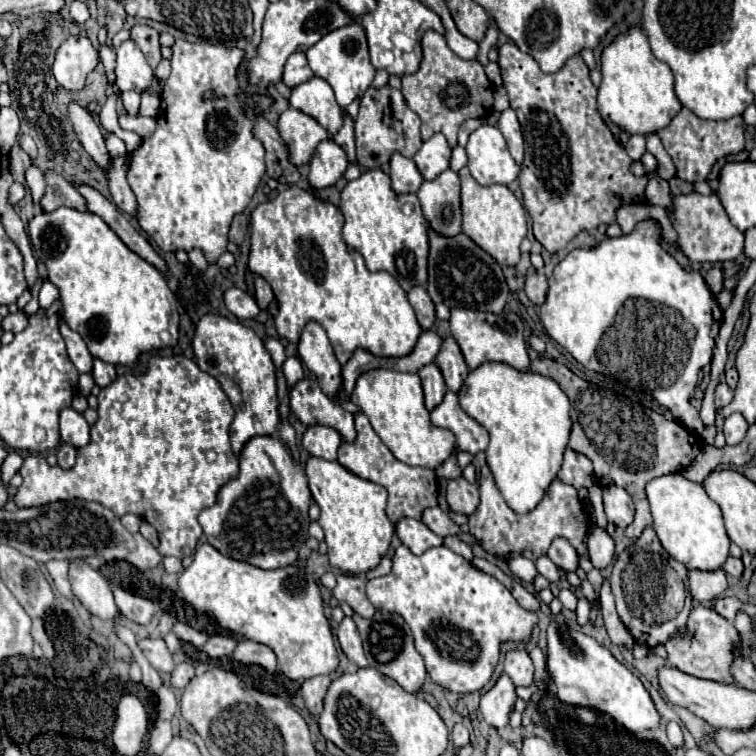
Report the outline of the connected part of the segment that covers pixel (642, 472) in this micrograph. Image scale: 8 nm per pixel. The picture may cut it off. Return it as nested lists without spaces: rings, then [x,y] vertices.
[[[535,358],[531,362],[531,370],[555,378],[555,382],[559,382],[561,390],[567,394],[573,420],[569,448],[585,454],[593,462],[595,478],[599,482],[615,482],[617,486],[627,488],[637,504],[637,520],[625,532],[631,538],[639,538],[641,532],[653,524],[649,502],[645,500],[645,484],[655,476],[681,472],[683,468],[687,468],[701,450],[699,438],[695,434],[689,436],[689,432],[675,420],[665,420],[661,414],[649,408],[639,408],[635,414],[635,408],[627,398],[619,398],[617,394],[613,394],[611,398],[605,390],[581,380],[567,366],[551,358]]]

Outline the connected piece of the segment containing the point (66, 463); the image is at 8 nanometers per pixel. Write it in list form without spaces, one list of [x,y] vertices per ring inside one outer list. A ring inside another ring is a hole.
[[[61,442],[57,448],[57,462],[61,468],[71,468],[75,464],[75,446]]]

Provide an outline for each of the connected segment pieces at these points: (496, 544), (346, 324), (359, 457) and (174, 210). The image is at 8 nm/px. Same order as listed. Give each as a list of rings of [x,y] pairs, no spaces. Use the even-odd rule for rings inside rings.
[[[483,466],[479,470],[479,490],[481,490],[481,504],[469,516],[469,532],[479,540],[479,544],[487,552],[491,552],[503,560],[511,560],[515,556],[525,556],[529,560],[537,560],[537,556],[547,552],[547,546],[551,544],[551,540],[555,536],[563,536],[575,546],[575,550],[579,554],[587,556],[587,544],[585,544],[587,542],[587,524],[583,520],[581,500],[573,486],[555,478],[549,484],[543,500],[535,506],[535,510],[525,512],[525,514],[517,514],[509,508],[509,504],[503,500],[501,492],[497,490],[497,486],[493,482],[489,466]]]
[[[291,186],[279,192],[275,198],[261,202],[253,210],[249,270],[261,274],[275,292],[275,300],[279,304],[275,328],[279,336],[297,342],[303,326],[309,320],[315,320],[325,328],[335,356],[341,364],[351,358],[355,348],[365,348],[379,358],[409,354],[411,346],[415,346],[421,334],[421,326],[415,318],[405,290],[389,272],[369,272],[361,254],[347,252],[347,246],[341,238],[343,224],[345,218],[335,206],[323,206],[321,200],[317,200],[309,190],[301,190],[299,186]]]
[[[363,412],[355,414],[355,430],[357,430],[355,442],[343,444],[339,448],[337,460],[347,470],[351,470],[353,474],[387,488],[387,492],[389,492],[387,518],[391,520],[391,524],[397,524],[401,518],[421,520],[421,514],[423,514],[425,508],[437,506],[437,476],[435,476],[435,472],[431,468],[409,466],[409,464],[399,462],[391,454],[391,450],[379,440],[379,436],[375,434],[375,430],[369,424],[369,418]]]
[[[177,40],[173,44],[171,74],[165,80],[161,94],[161,108],[157,114],[157,130],[151,138],[131,154],[127,182],[137,198],[137,220],[151,240],[163,252],[175,252],[179,248],[201,248],[209,264],[227,250],[227,232],[235,214],[243,212],[251,202],[259,180],[265,174],[265,150],[253,134],[255,114],[265,114],[273,106],[269,94],[255,92],[251,98],[243,94],[237,82],[237,70],[245,56],[245,50],[225,44],[191,44]],[[215,90],[215,100],[205,100],[203,94]]]

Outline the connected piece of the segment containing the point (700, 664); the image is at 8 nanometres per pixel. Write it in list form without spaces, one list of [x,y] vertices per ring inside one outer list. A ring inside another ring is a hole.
[[[695,606],[689,614],[689,620],[687,620],[687,636],[681,632],[675,632],[665,642],[665,650],[669,654],[669,658],[667,658],[669,664],[679,668],[681,672],[687,672],[697,678],[707,678],[707,680],[731,684],[729,664],[733,660],[733,646],[737,642],[739,642],[739,634],[729,620],[719,616],[713,608]]]

